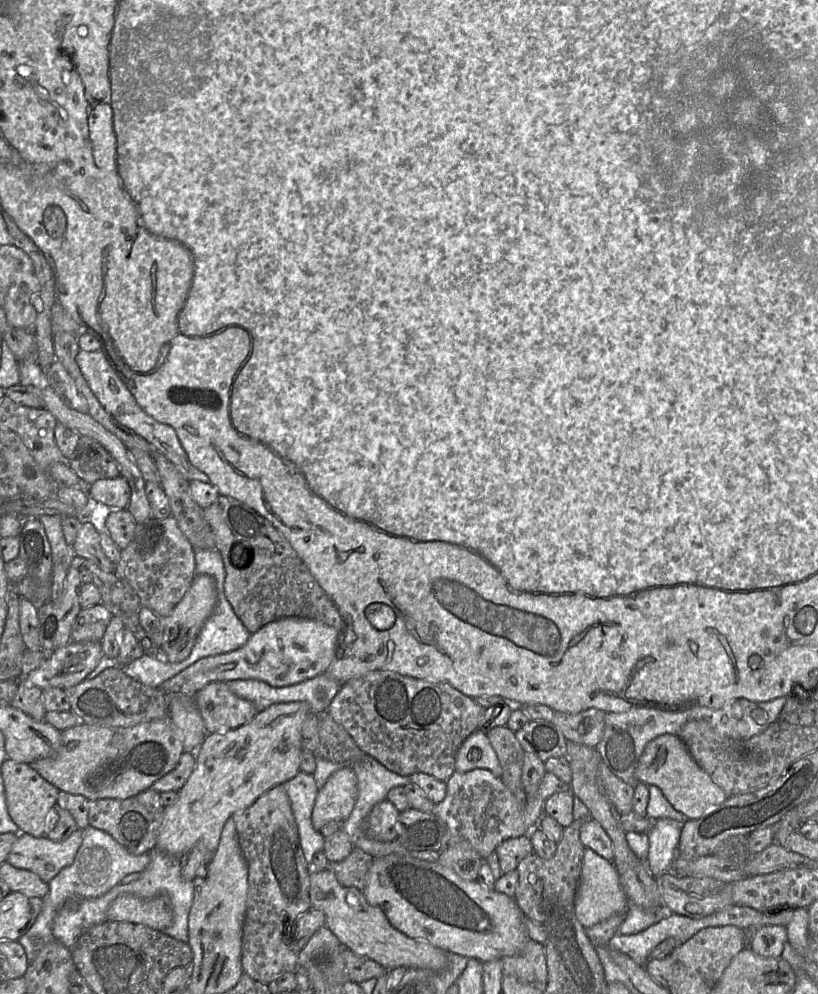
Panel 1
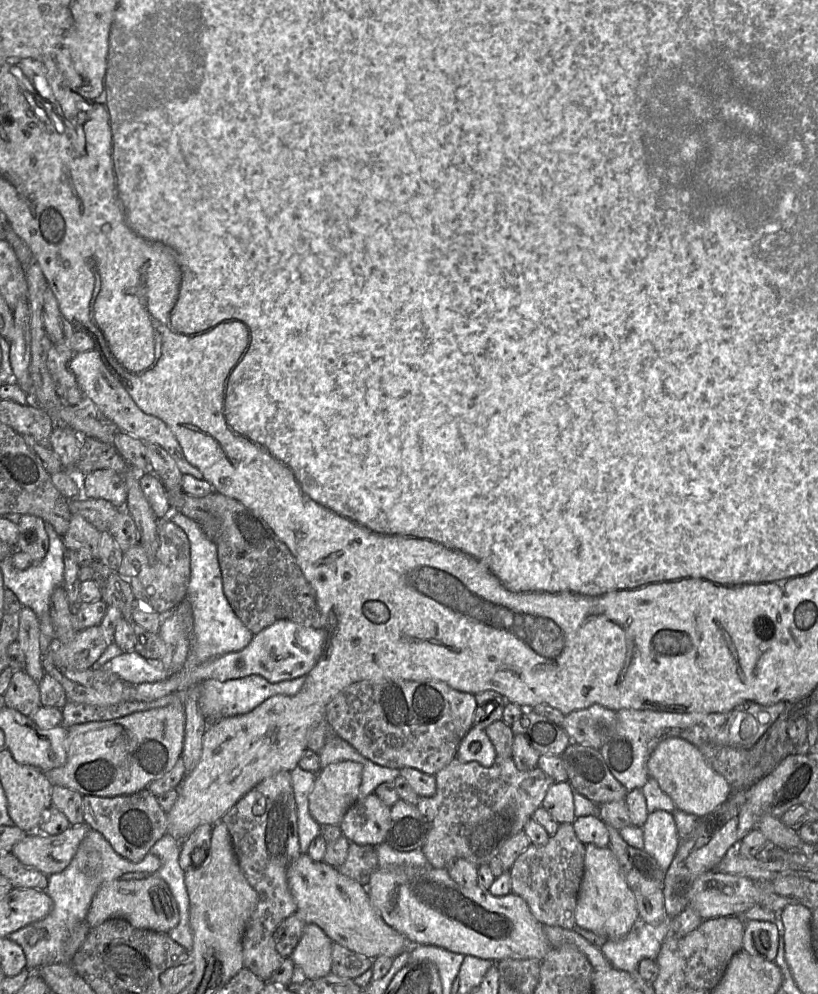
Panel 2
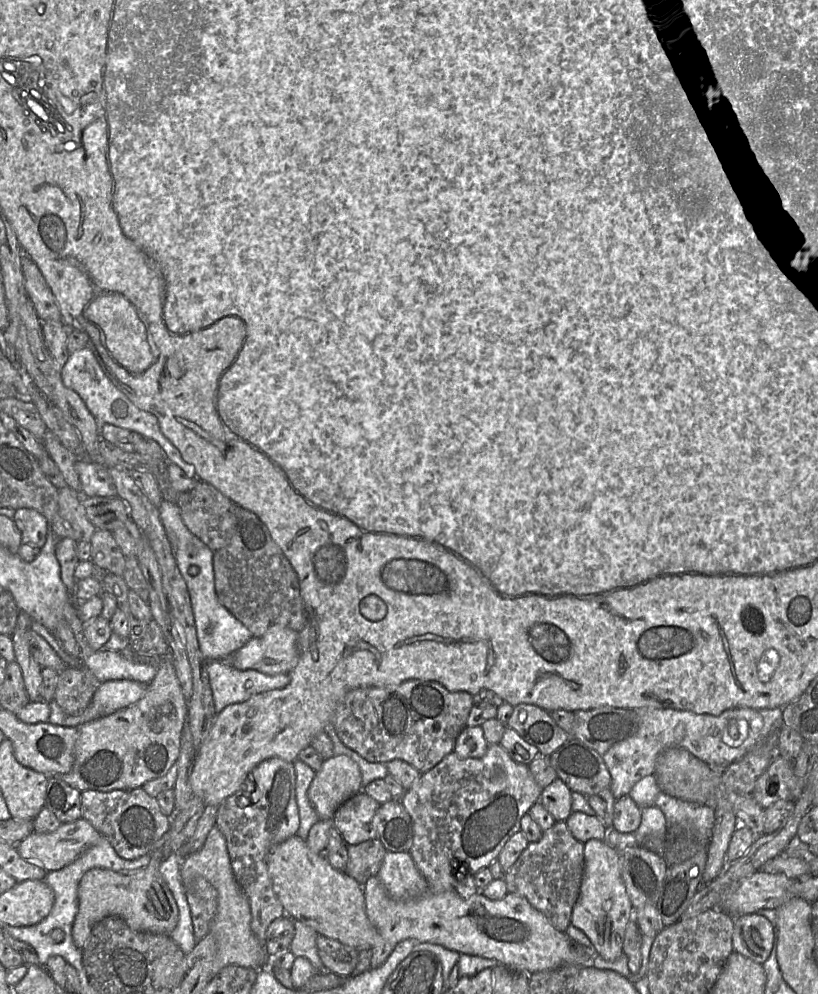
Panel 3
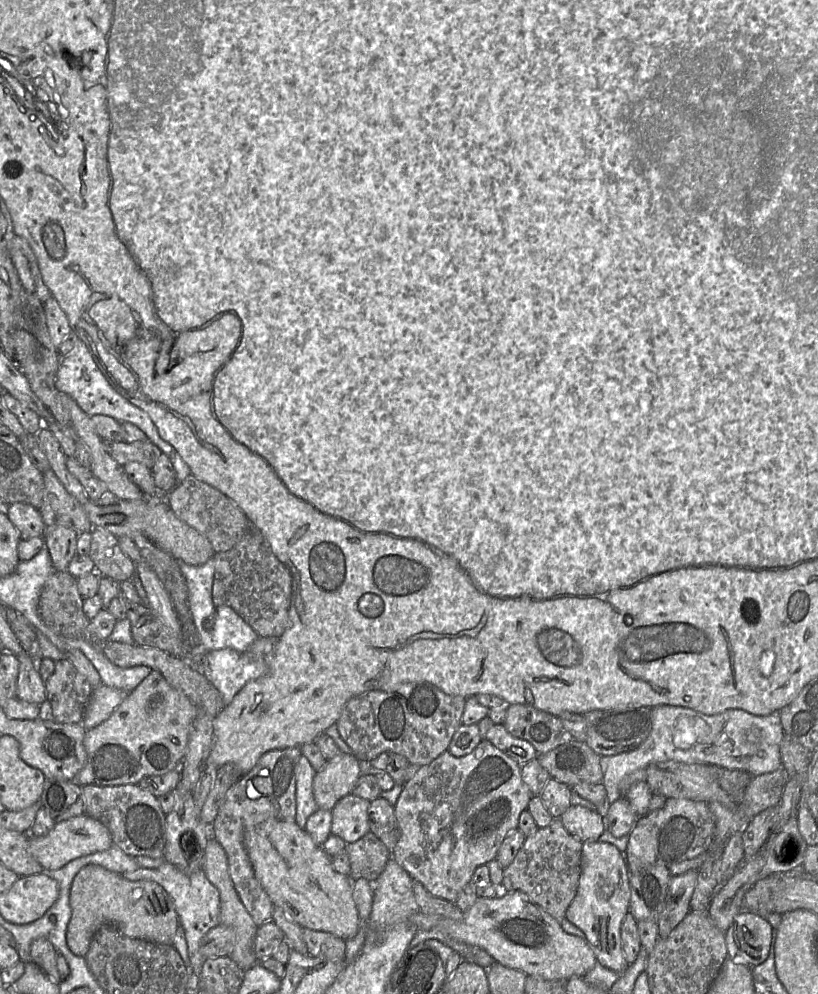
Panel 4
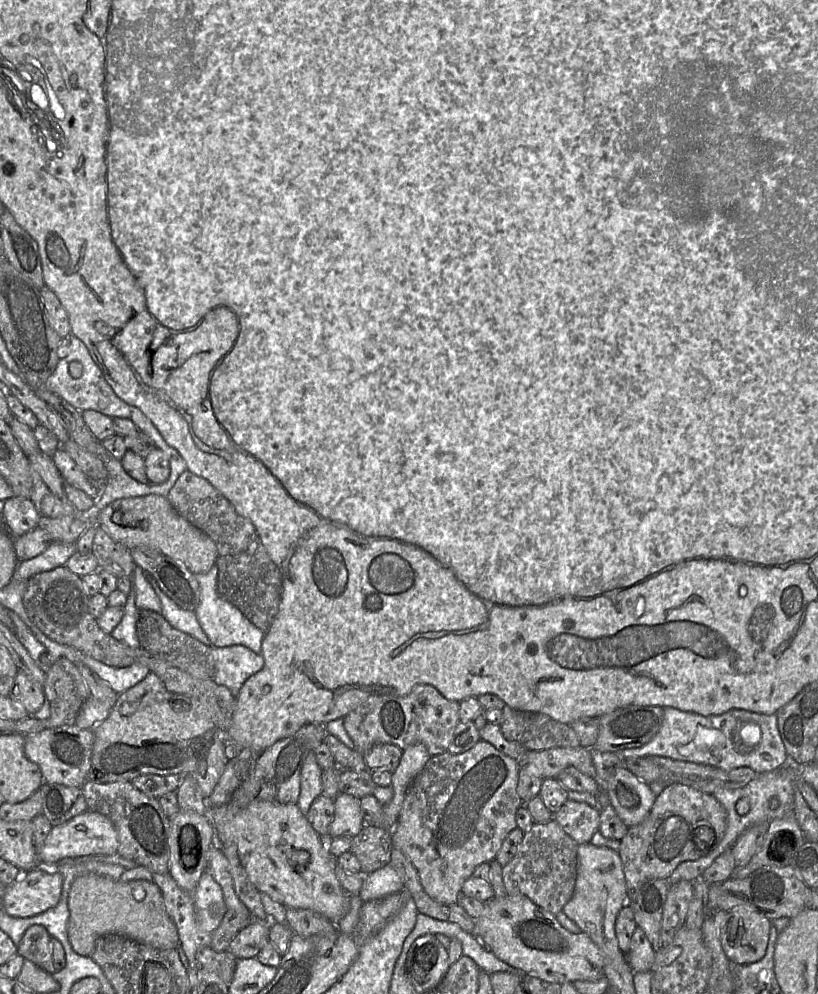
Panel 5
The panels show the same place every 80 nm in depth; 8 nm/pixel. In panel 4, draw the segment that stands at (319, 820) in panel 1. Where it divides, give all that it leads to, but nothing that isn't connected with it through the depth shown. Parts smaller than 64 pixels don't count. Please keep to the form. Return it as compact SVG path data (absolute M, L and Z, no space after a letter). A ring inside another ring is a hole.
M339 754L328 760L313 780L318 808L332 812L342 797L352 793L361 774L361 764L355 755Z

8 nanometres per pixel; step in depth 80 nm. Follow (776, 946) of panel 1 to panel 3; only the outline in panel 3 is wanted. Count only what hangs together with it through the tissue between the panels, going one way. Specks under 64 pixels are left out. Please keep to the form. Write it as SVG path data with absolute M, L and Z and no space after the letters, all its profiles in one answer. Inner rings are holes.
M753 913L734 918L732 943L734 952L763 964L771 954L773 926L765 917Z

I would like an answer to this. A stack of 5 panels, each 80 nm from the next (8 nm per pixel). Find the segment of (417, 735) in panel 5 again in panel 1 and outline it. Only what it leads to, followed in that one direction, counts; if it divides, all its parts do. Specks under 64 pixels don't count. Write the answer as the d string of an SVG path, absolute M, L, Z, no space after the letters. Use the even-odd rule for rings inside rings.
M376 670L343 684L327 713L342 726L369 756L402 776L425 773L446 782L455 772L456 754L463 742L478 729L482 710L473 698L447 682L403 676L393 671Z

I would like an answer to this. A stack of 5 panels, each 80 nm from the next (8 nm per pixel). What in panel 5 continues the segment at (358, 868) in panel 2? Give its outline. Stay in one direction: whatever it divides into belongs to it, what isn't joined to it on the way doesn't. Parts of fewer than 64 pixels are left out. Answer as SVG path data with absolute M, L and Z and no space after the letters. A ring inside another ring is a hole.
M364 825L352 838L350 852L358 859L362 875L368 875L391 862L391 834L383 827Z

